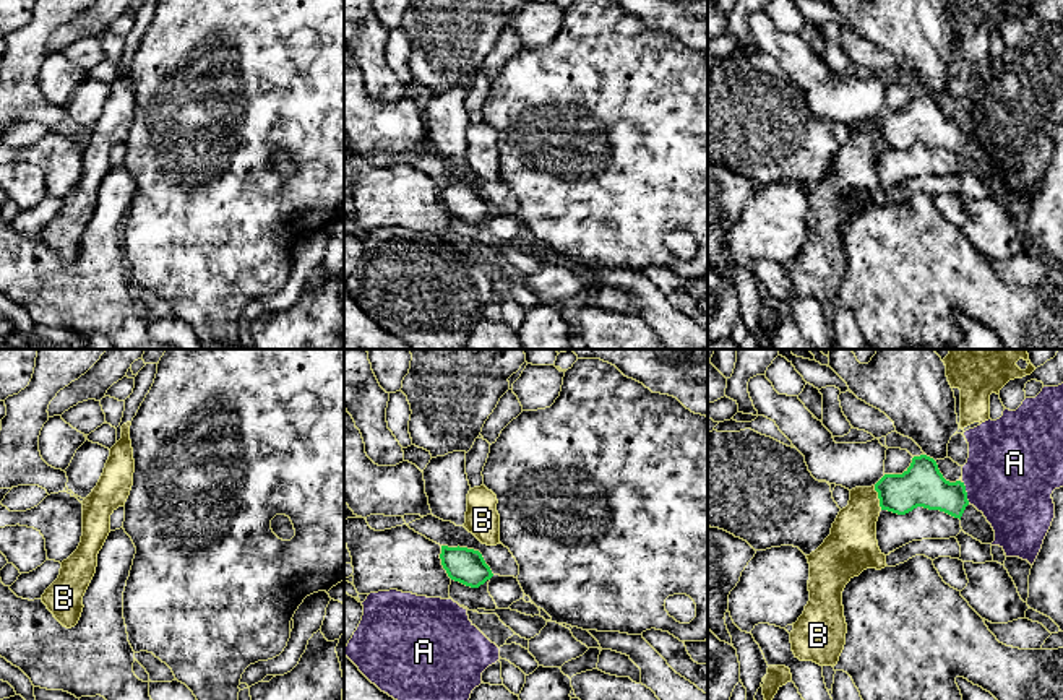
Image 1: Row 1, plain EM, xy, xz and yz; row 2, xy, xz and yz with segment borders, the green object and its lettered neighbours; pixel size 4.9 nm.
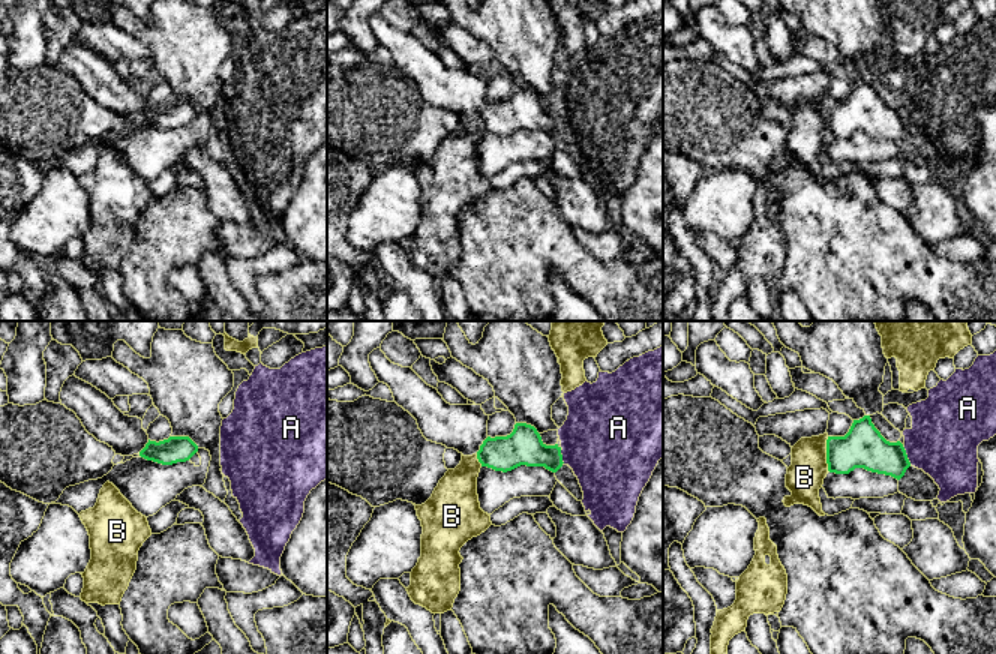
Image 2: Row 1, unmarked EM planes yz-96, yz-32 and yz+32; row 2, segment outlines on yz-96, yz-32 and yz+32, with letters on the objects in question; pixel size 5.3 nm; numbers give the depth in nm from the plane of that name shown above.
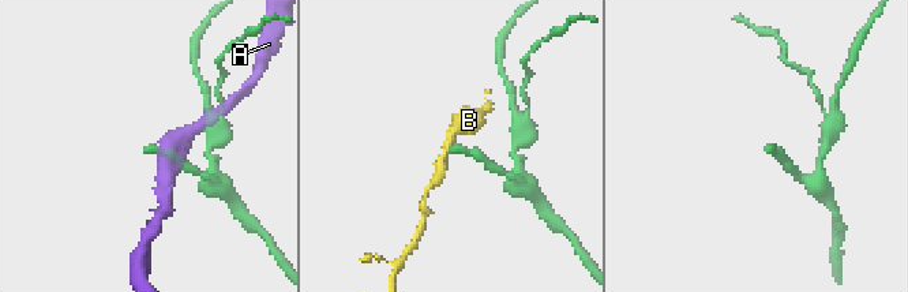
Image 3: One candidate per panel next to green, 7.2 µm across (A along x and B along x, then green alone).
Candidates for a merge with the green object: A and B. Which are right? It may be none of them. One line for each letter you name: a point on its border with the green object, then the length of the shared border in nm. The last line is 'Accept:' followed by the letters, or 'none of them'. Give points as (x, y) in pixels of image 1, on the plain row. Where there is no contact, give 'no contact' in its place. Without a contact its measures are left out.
Accept: none of them

